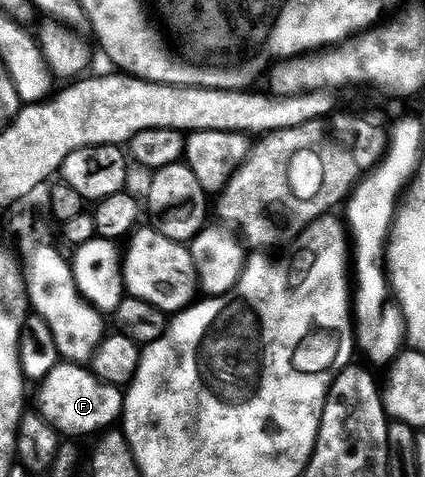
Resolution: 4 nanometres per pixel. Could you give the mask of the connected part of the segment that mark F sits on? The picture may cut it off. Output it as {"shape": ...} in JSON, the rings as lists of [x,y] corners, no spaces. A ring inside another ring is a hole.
{"shape":[[[59,362],[38,389],[39,407],[44,415],[42,418],[64,436],[91,435],[94,431],[103,433],[114,428],[122,420],[124,392],[111,383],[103,383],[94,371],[78,363]]]}

